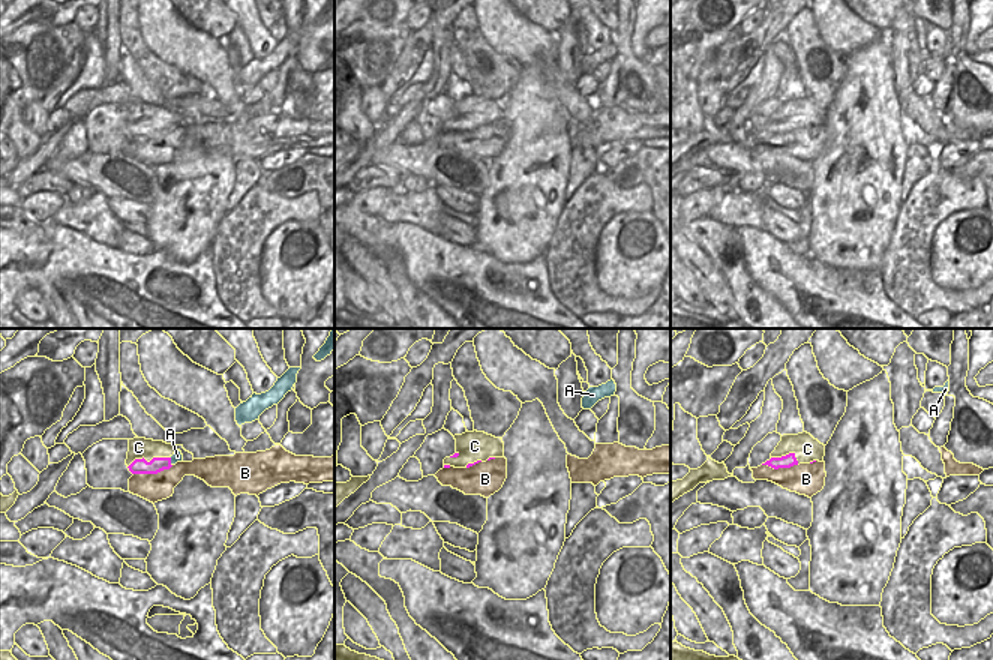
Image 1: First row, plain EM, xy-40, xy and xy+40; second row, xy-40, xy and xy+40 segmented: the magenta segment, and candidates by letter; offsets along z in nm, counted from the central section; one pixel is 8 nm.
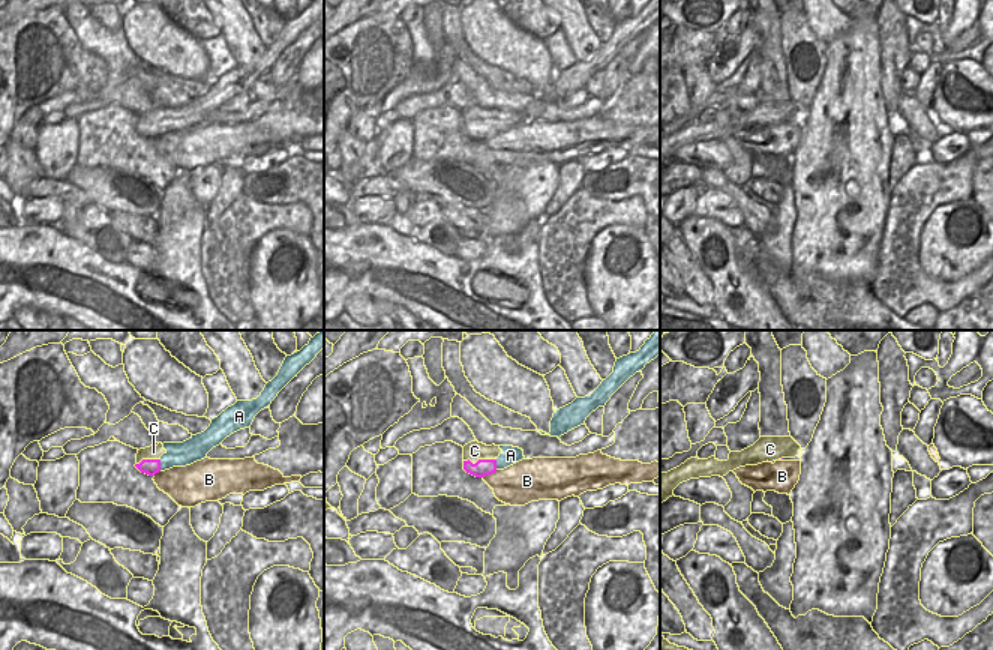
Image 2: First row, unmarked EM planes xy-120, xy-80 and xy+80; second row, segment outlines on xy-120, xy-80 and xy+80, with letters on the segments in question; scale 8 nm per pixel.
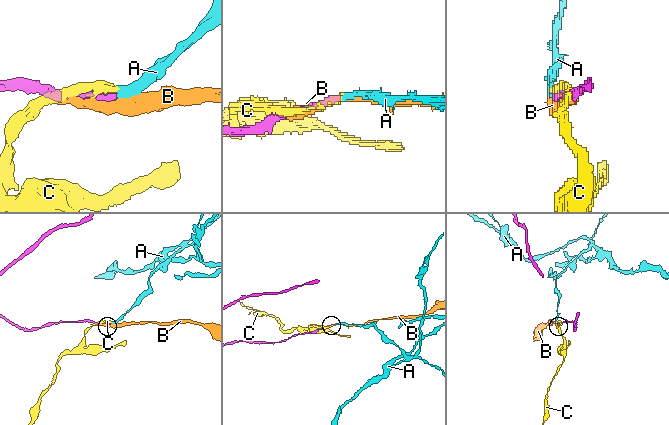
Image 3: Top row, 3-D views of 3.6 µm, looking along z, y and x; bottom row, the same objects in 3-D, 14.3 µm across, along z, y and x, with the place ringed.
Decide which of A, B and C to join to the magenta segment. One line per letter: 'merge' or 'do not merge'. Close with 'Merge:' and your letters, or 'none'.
A: do not merge
B: merge
C: do not merge
Merge: B

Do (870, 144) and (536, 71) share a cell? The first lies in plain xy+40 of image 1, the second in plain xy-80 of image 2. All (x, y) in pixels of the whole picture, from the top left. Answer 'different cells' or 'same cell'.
different cells

